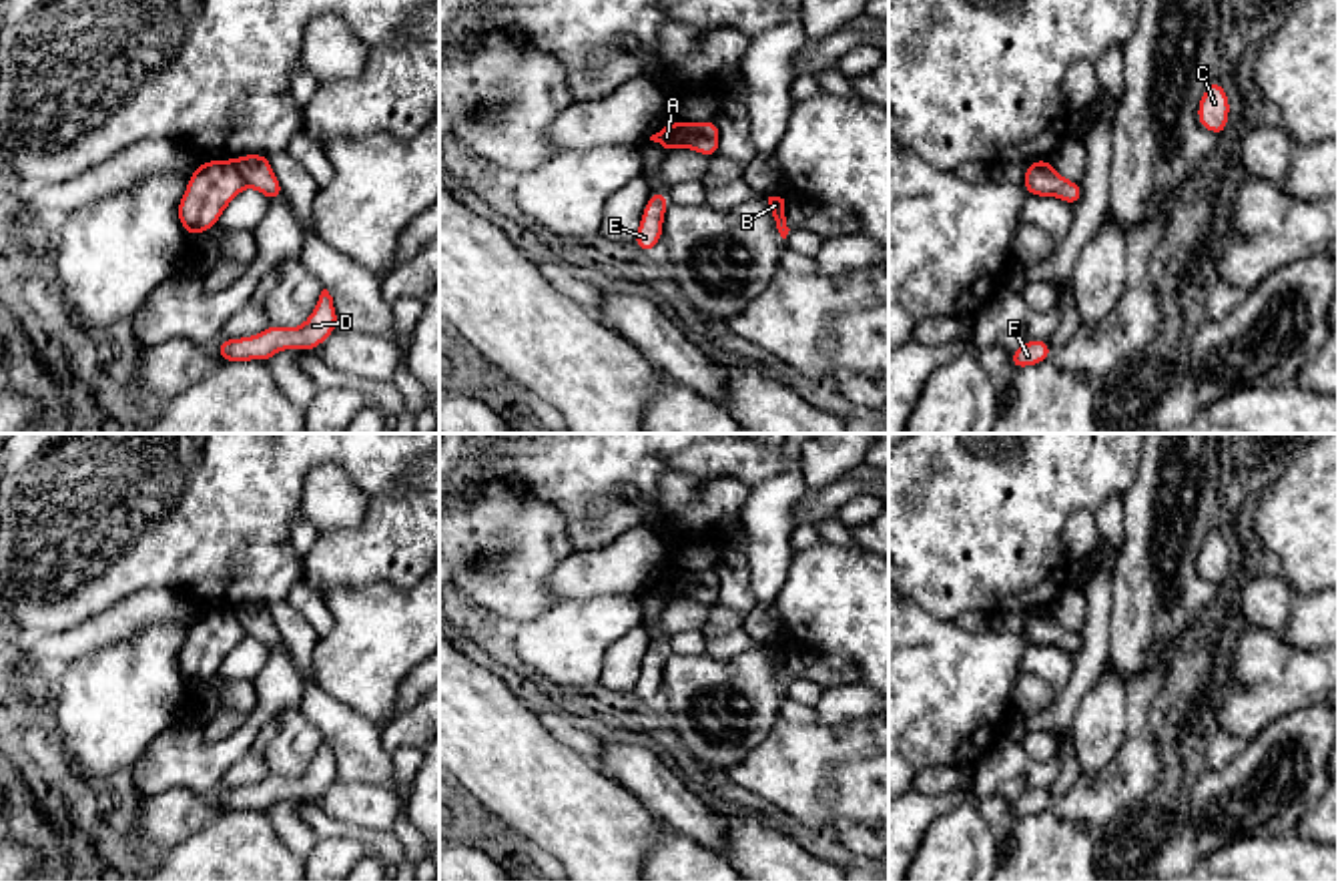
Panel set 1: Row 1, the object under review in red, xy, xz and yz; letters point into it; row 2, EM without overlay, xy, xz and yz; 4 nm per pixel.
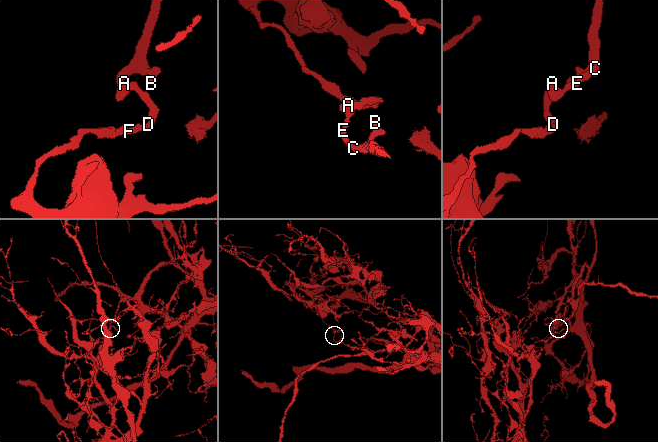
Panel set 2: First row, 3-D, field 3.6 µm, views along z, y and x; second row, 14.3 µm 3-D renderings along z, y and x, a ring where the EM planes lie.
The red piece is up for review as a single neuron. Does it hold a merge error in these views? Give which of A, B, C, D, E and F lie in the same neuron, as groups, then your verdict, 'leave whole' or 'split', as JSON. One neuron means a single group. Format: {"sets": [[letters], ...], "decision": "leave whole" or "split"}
{"sets": [["A", "B", "C", "E"], ["D", "F"]], "decision": "split"}

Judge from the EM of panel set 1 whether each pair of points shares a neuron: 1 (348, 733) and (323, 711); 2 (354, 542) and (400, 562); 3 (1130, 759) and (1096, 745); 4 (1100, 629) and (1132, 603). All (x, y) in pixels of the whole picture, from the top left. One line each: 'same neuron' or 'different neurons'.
1: same neuron
2: same neuron
3: different neurons
4: different neurons

